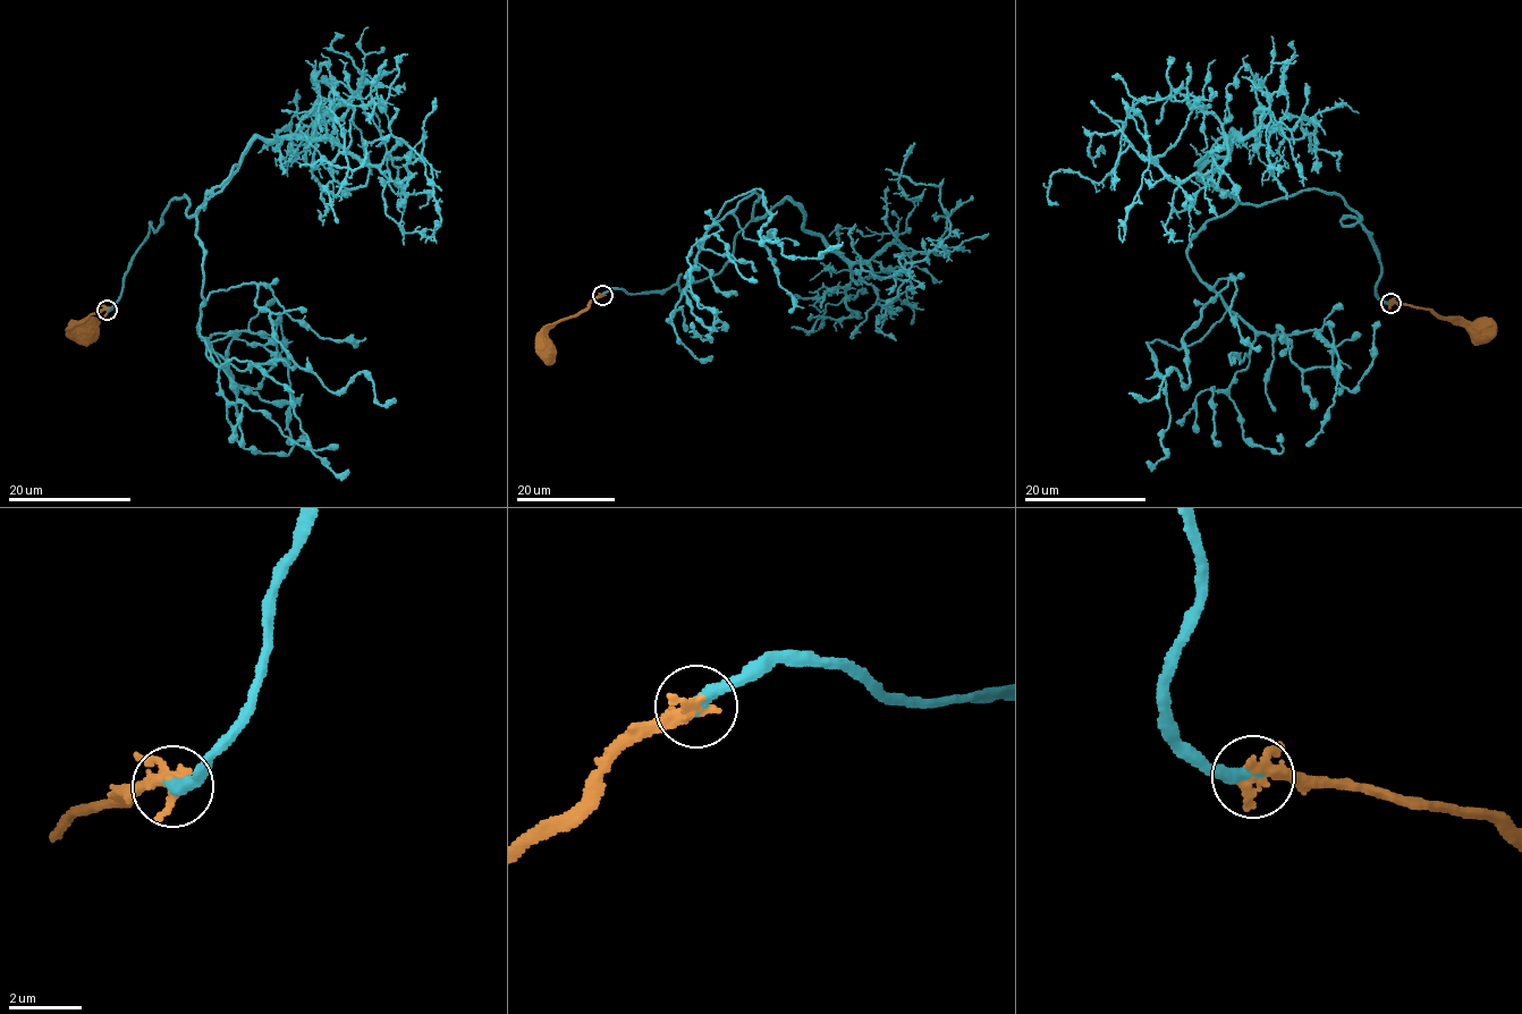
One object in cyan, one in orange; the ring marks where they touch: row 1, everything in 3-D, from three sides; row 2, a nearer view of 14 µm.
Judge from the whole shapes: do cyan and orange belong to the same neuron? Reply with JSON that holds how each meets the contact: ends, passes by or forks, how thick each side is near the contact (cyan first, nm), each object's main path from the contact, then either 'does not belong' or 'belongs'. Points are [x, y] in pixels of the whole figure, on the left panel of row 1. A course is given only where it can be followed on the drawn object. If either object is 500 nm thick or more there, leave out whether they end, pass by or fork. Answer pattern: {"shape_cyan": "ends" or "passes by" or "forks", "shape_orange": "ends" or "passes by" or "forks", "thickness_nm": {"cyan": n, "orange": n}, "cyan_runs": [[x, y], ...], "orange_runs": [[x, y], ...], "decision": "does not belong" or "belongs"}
{"shape_cyan": "ends", "shape_orange": "passes by", "thickness_nm": {"cyan": 360, "orange": 280}, "cyan_runs": [[108, 310], [149, 224], [258, 137], [394, 182], [411, 151], [298, 166]], "orange_runs": [[108, 310], [93, 312], [82, 321], [73, 320], [75, 330], [83, 330]], "decision": "belongs"}

